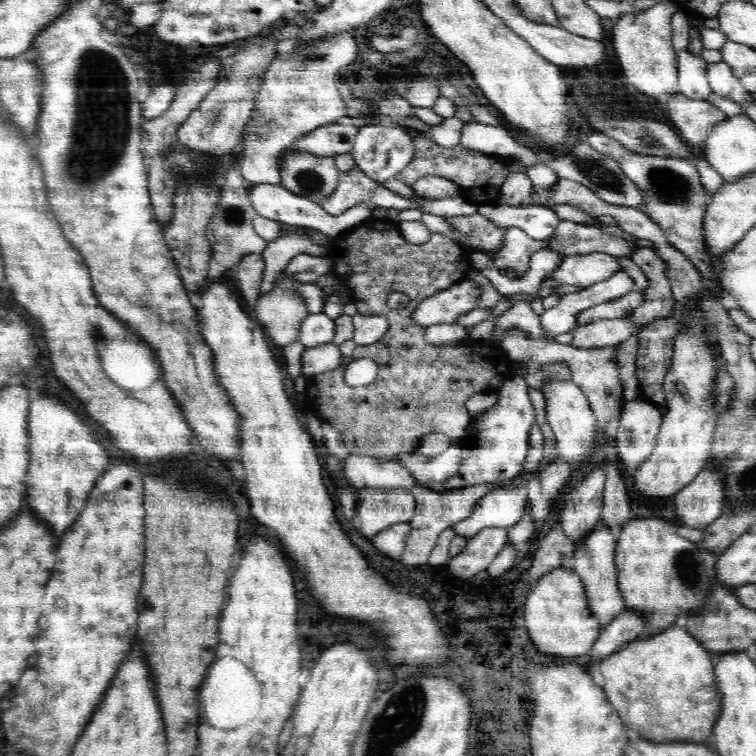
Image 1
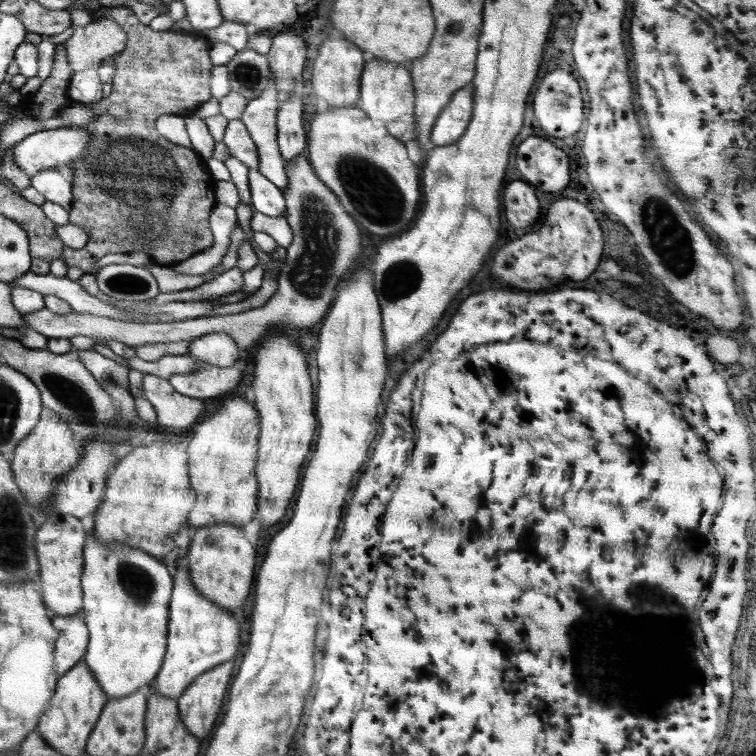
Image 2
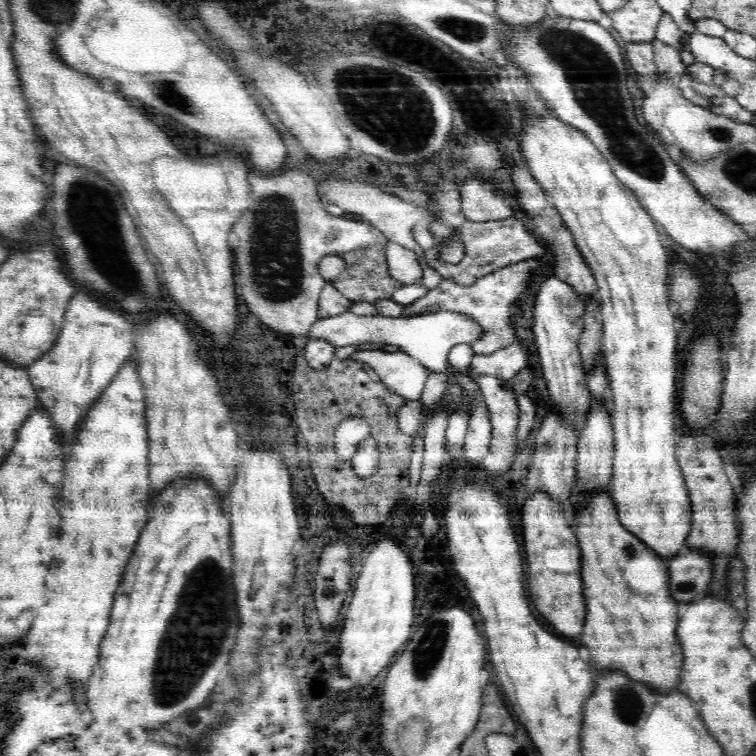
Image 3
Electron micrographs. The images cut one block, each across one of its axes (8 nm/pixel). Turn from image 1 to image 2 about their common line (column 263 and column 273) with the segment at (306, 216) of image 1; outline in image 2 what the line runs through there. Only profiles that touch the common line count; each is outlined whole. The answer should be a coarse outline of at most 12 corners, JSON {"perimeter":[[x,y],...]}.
{"perimeter":[[249,168],[251,206],[285,214],[281,188],[259,169]]}

